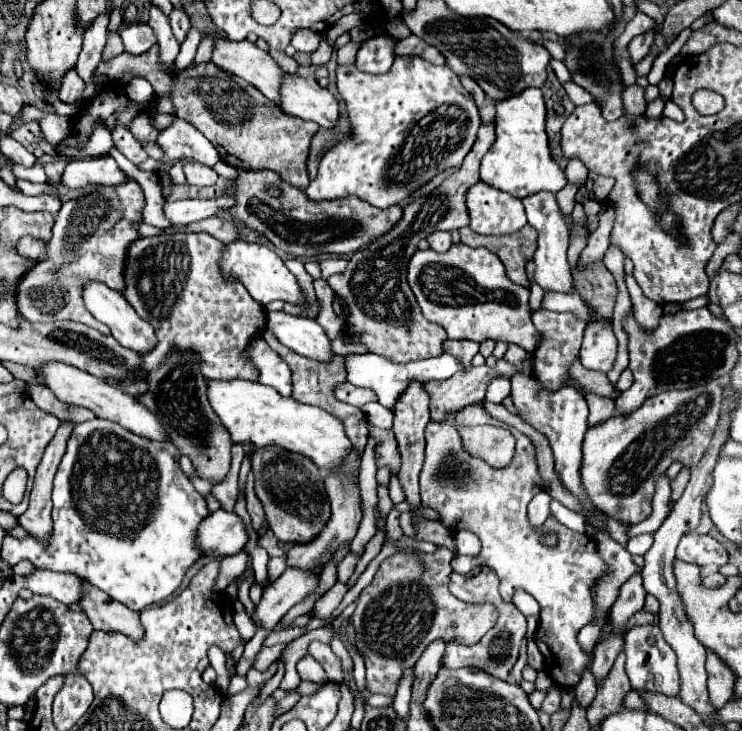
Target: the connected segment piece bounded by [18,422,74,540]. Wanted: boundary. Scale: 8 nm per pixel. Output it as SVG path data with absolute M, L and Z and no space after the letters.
M62 422L56 436L48 444L42 462L38 464L34 486L30 490L30 506L18 518L18 524L36 540L48 540L52 536L52 480L58 470L58 464L64 456L68 436L72 434L74 424Z

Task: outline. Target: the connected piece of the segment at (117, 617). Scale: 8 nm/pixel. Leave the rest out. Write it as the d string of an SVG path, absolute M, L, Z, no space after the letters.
M88 584L88 596L78 604L84 614L88 614L96 630L116 630L124 632L132 640L142 638L144 628L138 622L138 614L124 604L112 600L106 592L100 592L96 586Z

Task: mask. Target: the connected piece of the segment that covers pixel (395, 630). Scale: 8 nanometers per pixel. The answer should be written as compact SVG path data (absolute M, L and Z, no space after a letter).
M436 548L436 552L426 554L412 554L412 552L398 552L390 558L386 558L372 584L366 586L356 600L356 610L354 610L354 626L356 626L356 646L366 662L366 686L370 692L394 696L398 682L402 678L402 670L408 666L414 666L416 660L422 656L424 648L436 640L452 640L456 638L462 644L476 644L494 624L496 624L498 614L492 604L466 604L454 598L448 590L448 576L452 572L450 560L454 552L448 548Z

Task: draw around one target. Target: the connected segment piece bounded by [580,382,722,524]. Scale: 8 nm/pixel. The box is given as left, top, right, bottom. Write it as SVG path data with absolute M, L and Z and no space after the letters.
M716 382L690 390L672 390L648 398L630 414L616 414L600 428L588 428L584 438L582 482L590 500L622 524L638 524L652 514L656 480L672 462L696 466L718 424L722 394Z

